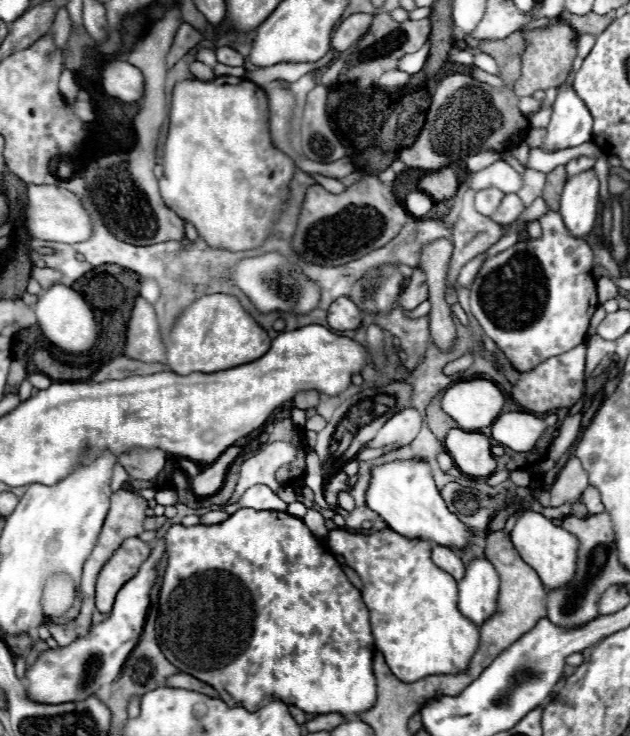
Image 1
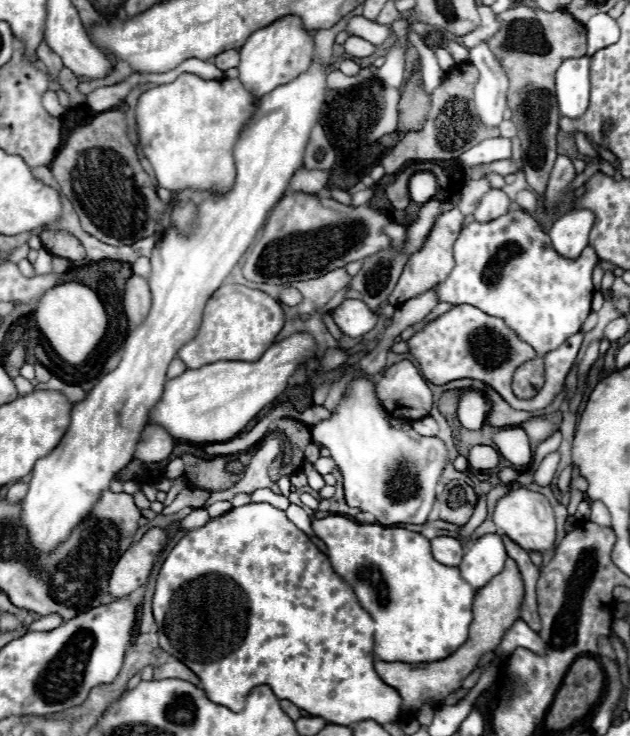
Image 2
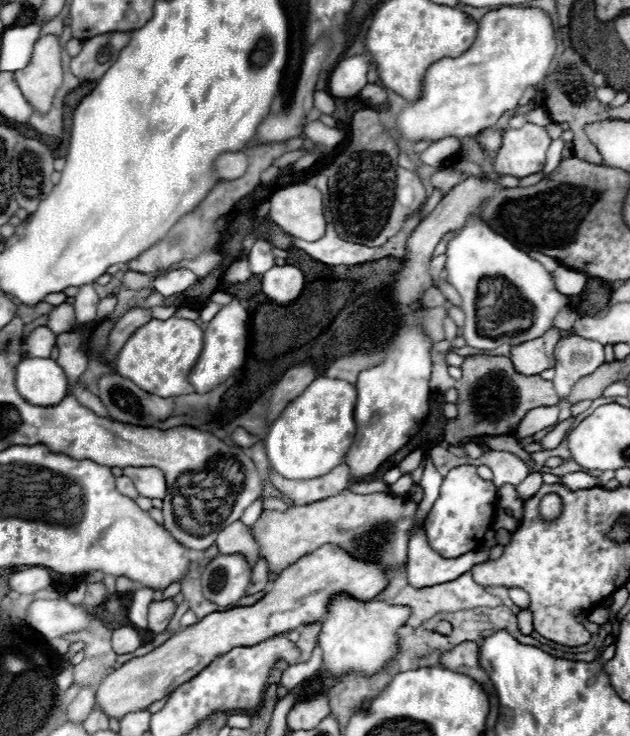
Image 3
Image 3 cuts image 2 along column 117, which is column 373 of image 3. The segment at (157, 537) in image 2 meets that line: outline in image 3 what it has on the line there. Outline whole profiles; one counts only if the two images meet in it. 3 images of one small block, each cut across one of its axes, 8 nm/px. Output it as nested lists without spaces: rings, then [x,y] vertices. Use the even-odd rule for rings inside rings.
[[[322,546],[312,554],[300,558],[300,562],[288,566],[272,580],[272,590],[266,592],[256,606],[236,606],[226,612],[212,612],[196,624],[172,634],[156,650],[132,658],[120,668],[112,670],[96,688],[96,706],[108,716],[122,720],[130,712],[140,712],[152,702],[162,700],[176,686],[196,676],[218,654],[224,654],[236,646],[252,646],[274,634],[290,632],[298,626],[318,622],[336,594],[348,594],[354,600],[368,602],[388,584],[388,576],[382,566],[356,560],[336,546]]]

